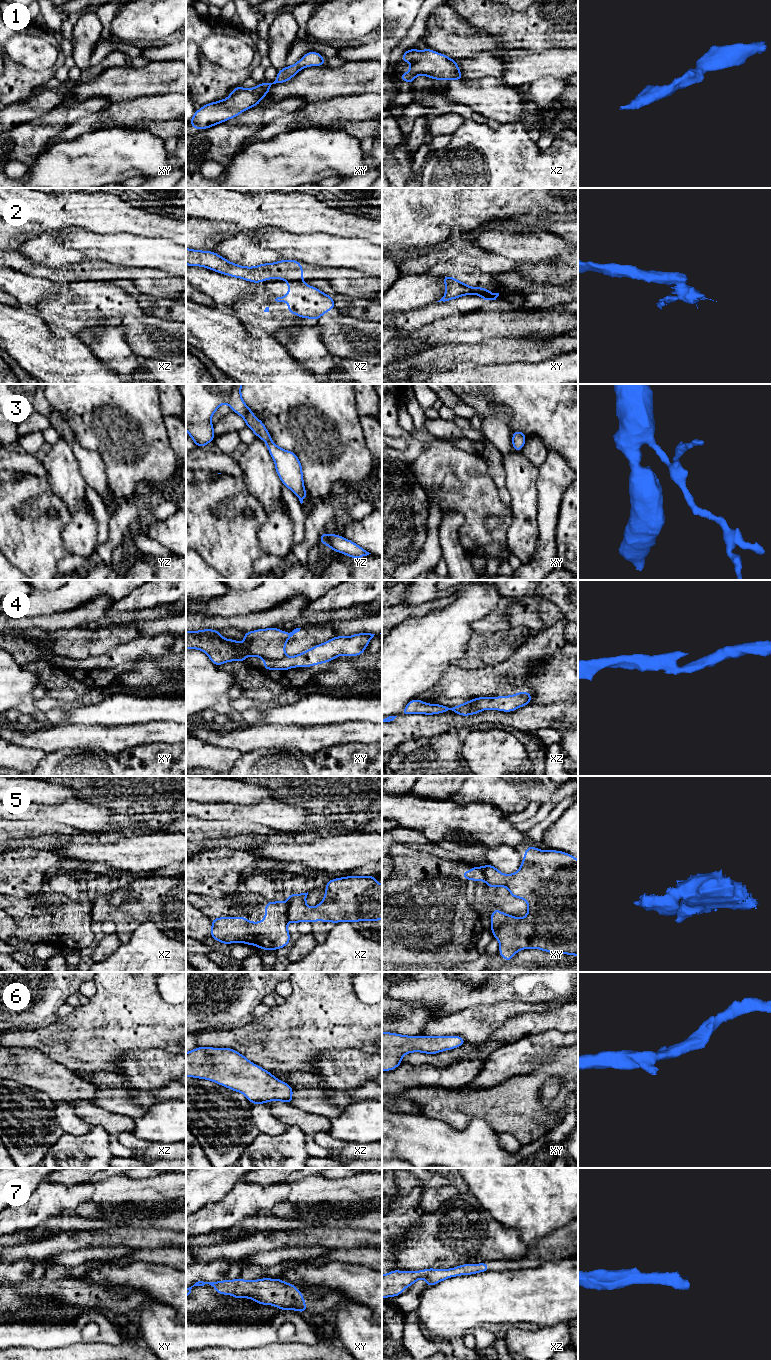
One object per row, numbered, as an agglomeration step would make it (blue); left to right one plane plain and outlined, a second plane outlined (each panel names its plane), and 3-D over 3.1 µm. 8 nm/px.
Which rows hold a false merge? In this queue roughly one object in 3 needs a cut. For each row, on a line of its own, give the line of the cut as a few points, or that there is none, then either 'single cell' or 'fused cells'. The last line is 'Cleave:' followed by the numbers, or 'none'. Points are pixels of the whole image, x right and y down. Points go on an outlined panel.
1: no cut; single cell
2: cut in xz along (285, 279), (299, 279), (301, 281); fused cells
3: no cut; single cell
4: cut in xz along (458, 705), (481, 710); fused cells
5: cut in xz along (288, 902), (287, 921); fused cells
6: no cut; single cell
7: no cut; single cell
Cleave: 2, 4, 5

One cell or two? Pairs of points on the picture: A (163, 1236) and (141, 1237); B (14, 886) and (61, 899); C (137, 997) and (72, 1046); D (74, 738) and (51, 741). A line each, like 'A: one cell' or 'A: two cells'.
A: one cell
B: two cells
C: one cell
D: one cell

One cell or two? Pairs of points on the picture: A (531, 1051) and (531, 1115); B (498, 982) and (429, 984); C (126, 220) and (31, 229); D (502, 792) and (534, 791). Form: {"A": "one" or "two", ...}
{"A": "two", "B": "one", "C": "two", "D": "two"}

